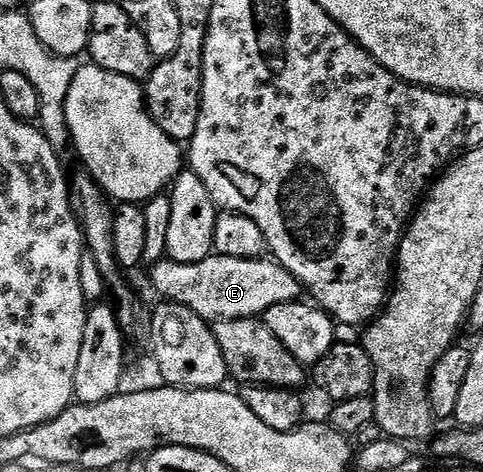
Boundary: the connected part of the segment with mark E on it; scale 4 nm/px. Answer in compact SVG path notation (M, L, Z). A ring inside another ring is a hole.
M213 254L195 264L162 260L152 270L153 286L162 294L160 297L164 301L183 304L210 324L236 318L257 318L265 315L267 308L296 302L303 294L297 278L268 257L235 260L235 256Z

